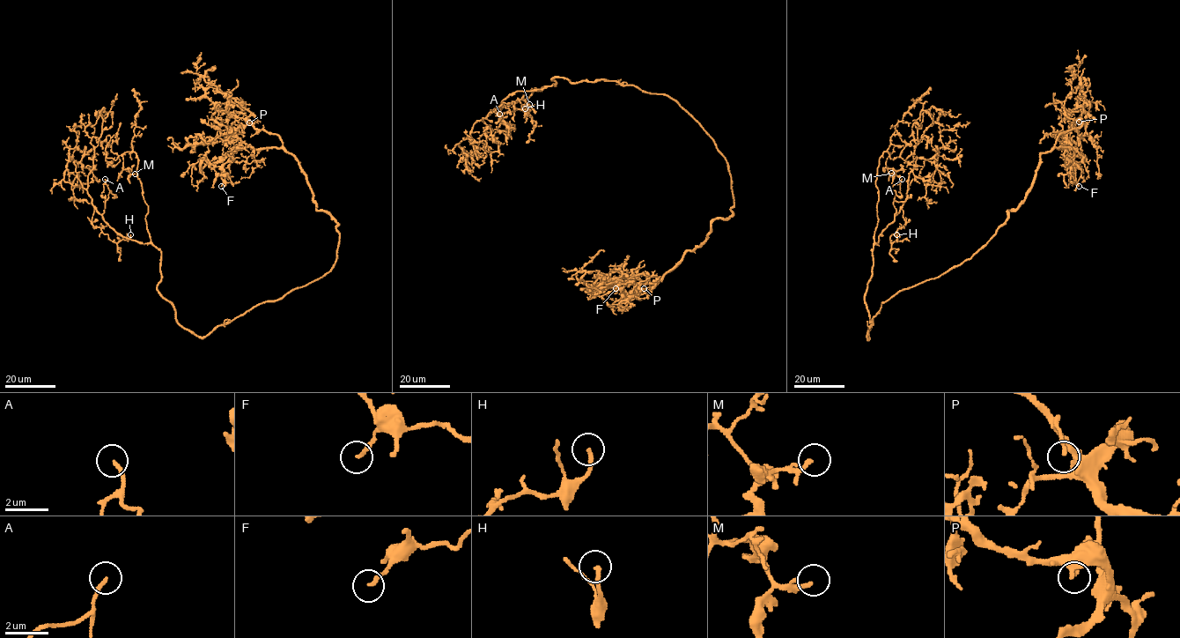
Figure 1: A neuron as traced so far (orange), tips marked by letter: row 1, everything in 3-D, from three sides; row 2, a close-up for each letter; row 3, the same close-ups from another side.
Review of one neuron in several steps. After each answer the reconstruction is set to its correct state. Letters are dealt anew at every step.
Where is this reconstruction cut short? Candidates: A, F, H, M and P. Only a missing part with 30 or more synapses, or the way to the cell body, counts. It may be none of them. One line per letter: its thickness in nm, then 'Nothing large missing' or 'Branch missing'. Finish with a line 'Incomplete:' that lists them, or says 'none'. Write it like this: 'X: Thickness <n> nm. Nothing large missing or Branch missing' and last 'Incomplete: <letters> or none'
A: Thickness 170 nm. Branch missing
F: Thickness 170 nm. Nothing large missing
H: Thickness 190 nm. Nothing large missing
M: Thickness 120 nm. Branch missing
P: Thickness 160 nm. Nothing large missing
Incomplete: A, M

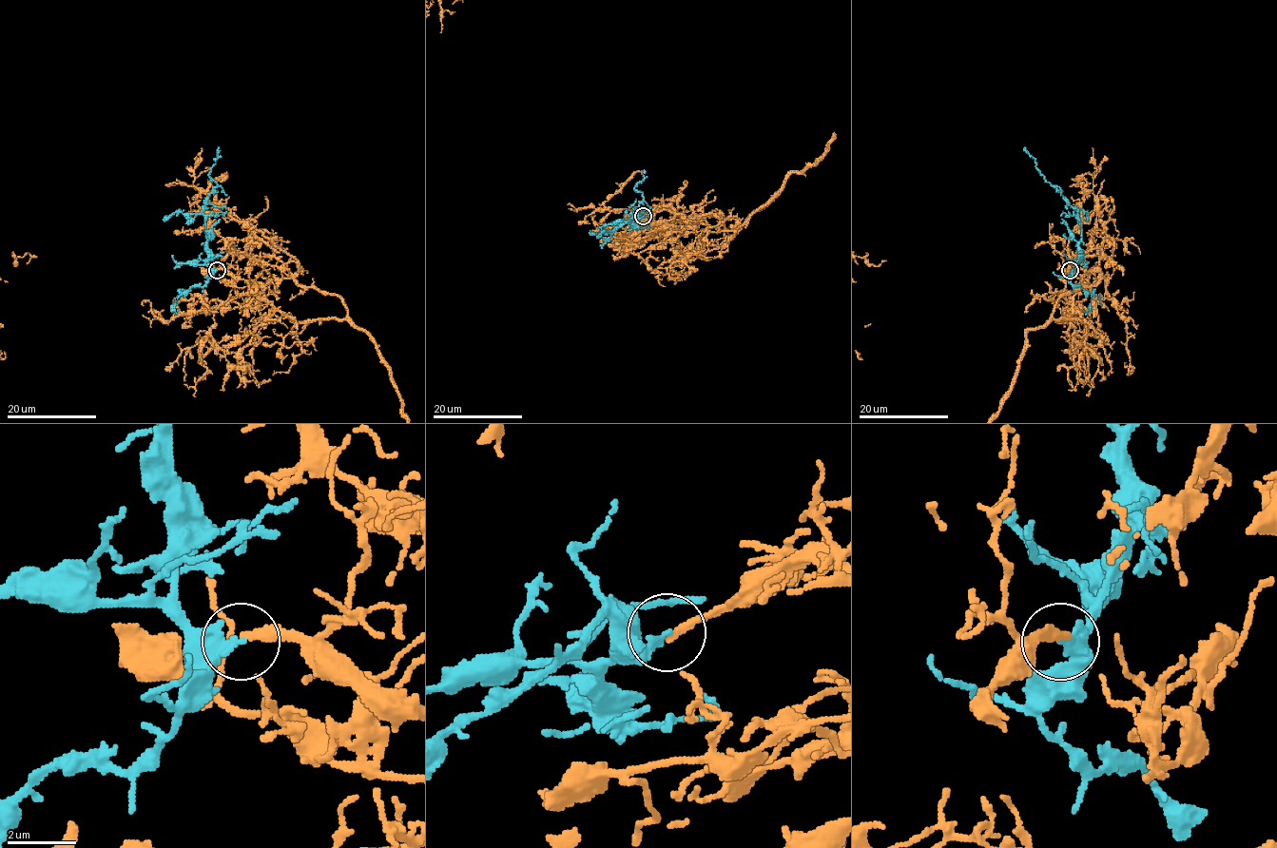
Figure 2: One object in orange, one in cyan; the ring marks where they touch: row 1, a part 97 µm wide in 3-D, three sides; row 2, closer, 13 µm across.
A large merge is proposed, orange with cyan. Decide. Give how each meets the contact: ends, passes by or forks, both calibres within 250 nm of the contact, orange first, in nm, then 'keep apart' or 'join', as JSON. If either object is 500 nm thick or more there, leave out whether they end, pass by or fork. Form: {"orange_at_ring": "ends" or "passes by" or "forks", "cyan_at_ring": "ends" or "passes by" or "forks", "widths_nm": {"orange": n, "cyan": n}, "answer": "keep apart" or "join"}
{"orange_at_ring": "passes by", "cyan_at_ring": "ends", "widths_nm": {"orange": 170, "cyan": 280}, "answer": "join"}

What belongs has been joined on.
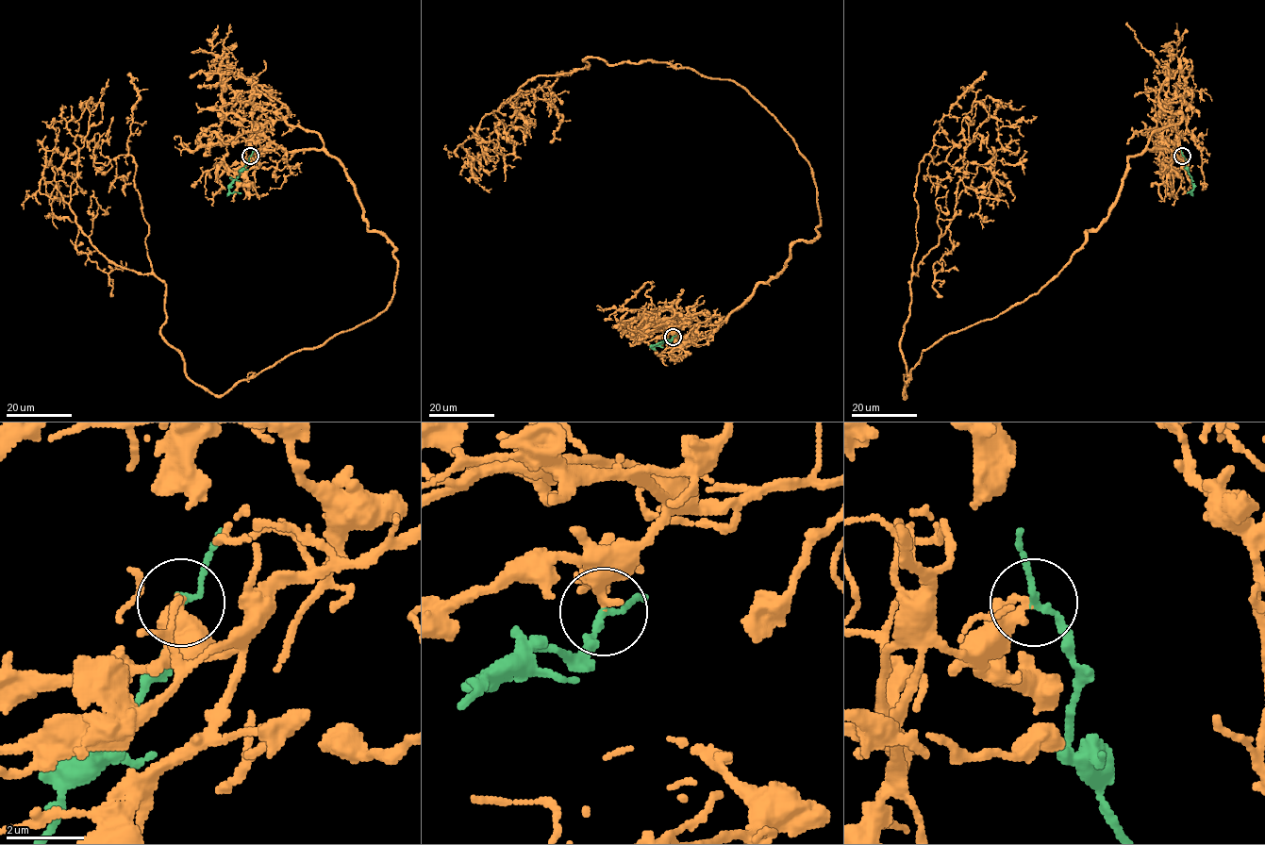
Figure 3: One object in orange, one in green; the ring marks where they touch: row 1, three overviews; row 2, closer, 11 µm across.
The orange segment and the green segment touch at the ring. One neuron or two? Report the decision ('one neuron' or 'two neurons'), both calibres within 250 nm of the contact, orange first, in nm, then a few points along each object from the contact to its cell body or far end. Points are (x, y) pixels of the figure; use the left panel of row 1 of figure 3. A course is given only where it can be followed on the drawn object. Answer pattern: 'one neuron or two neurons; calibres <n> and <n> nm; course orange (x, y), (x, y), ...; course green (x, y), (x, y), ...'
one neuron; calibres 340 and 150 nm; course orange (250, 156), (333, 156), (397, 273), (376, 317), (211, 394), (161, 335), (166, 284), (40, 192), (69, 117); course green (250, 156), (228, 188), (231, 192), (241, 193)

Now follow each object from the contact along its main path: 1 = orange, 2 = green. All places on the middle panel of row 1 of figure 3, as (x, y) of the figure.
1: (673, 336), (720, 323), (818, 235), (812, 169), (743, 88), (594, 57), (532, 77), (461, 145), (491, 189)
2: (673, 336), (651, 347), (663, 341)

